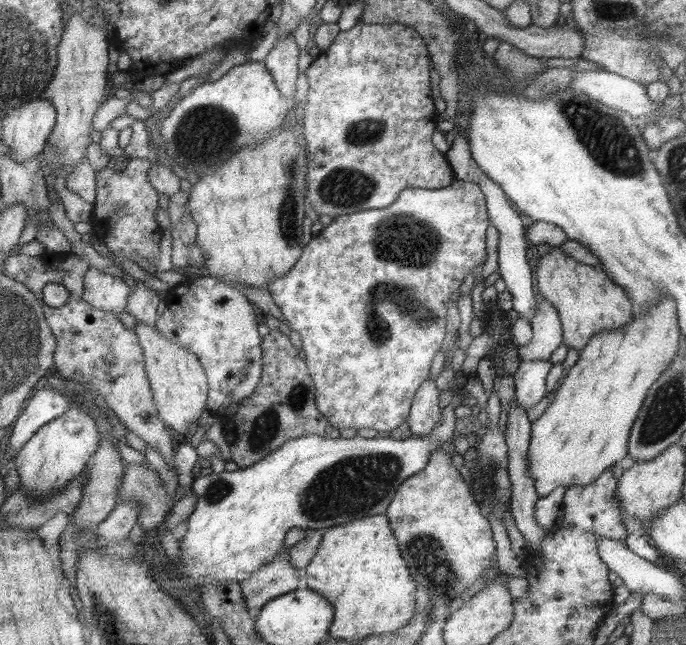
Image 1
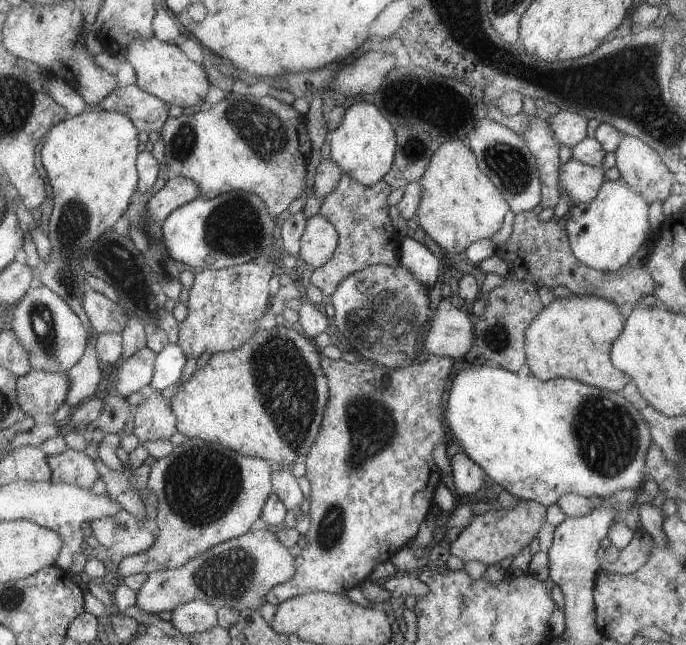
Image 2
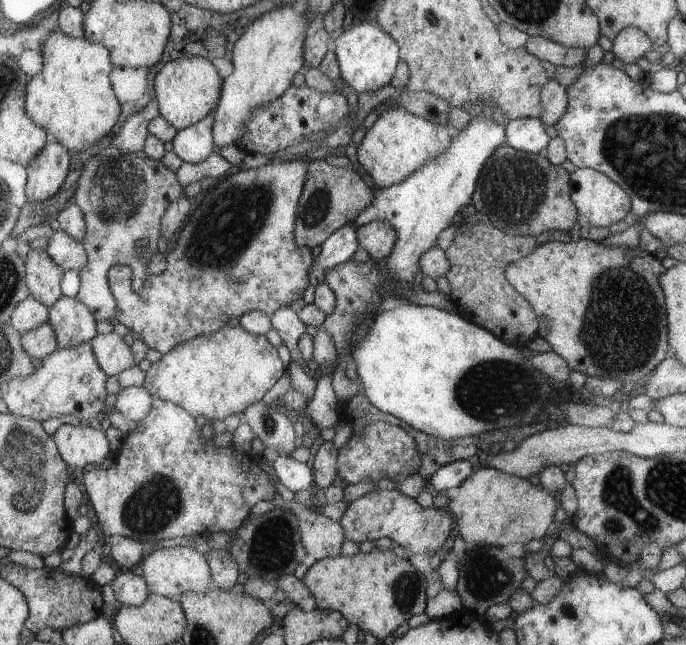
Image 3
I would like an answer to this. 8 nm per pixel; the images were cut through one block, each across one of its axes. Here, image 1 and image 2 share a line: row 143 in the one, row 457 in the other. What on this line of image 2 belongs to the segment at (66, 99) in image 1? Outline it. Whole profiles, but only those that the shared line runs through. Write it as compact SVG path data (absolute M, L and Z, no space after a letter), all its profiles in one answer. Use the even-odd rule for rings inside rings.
M67 447L61 454L46 456L46 459L51 469L51 483L68 483L89 489L99 476L93 460L85 456L83 451Z

